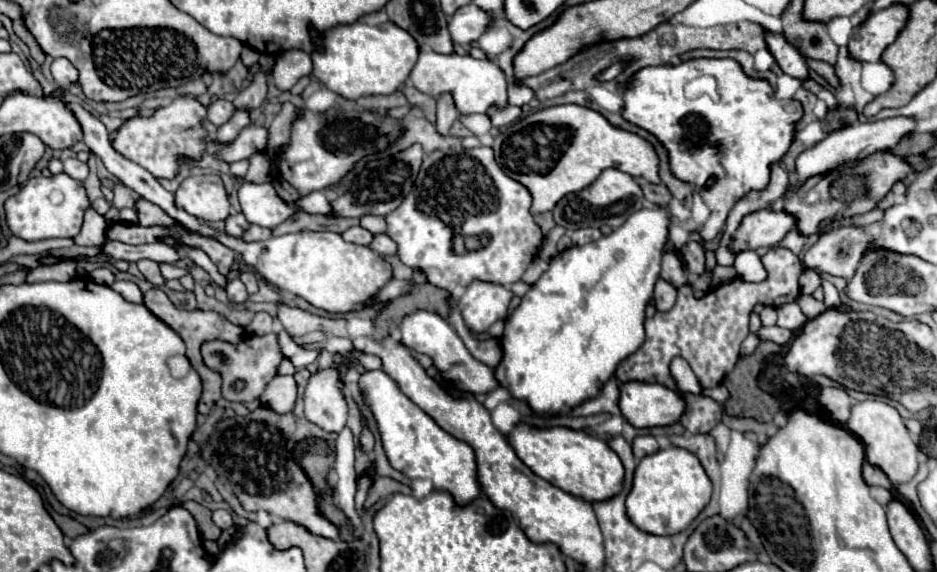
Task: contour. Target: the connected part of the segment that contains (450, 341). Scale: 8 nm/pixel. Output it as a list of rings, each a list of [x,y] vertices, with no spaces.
[[[417,311],[413,315],[407,315],[401,323],[401,341],[403,341],[403,345],[407,345],[407,349],[429,355],[433,359],[433,365],[443,375],[443,379],[449,381],[451,387],[457,391],[465,391],[471,395],[483,395],[483,393],[489,393],[499,387],[499,383],[493,377],[493,369],[487,367],[485,363],[477,361],[467,351],[467,347],[459,339],[459,335],[455,333],[455,329],[437,313]]]

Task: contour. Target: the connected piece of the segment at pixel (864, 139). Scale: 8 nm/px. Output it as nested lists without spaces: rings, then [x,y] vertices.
[[[893,117],[893,119],[883,119],[883,121],[869,121],[869,123],[851,123],[839,131],[829,133],[823,141],[819,141],[815,147],[803,151],[797,157],[797,173],[795,173],[795,183],[803,183],[807,177],[813,175],[823,175],[833,171],[835,167],[849,163],[849,161],[857,161],[857,159],[865,159],[867,155],[875,153],[875,151],[883,151],[883,149],[893,149],[907,133],[911,133],[915,129],[917,121],[915,117]]]

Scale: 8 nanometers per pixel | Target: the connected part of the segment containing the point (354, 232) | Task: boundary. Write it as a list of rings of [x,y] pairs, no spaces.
[[[351,227],[351,229],[347,229],[343,233],[343,239],[351,241],[351,243],[357,243],[357,245],[369,245],[373,235],[367,229],[363,229],[363,227]]]

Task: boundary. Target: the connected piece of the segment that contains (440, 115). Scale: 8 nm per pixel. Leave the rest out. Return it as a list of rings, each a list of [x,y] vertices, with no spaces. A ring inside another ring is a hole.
[[[441,95],[437,99],[437,131],[443,135],[449,135],[451,125],[457,121],[457,111],[453,105],[451,95]]]

